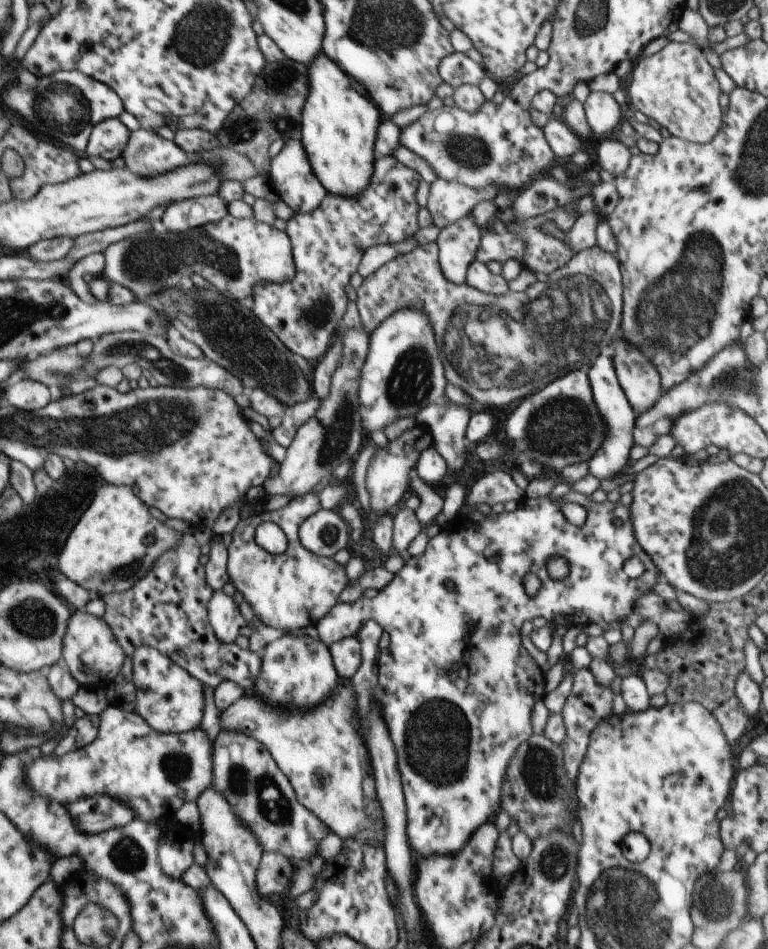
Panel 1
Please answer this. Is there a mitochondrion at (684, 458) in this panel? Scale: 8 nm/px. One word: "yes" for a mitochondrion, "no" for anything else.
no

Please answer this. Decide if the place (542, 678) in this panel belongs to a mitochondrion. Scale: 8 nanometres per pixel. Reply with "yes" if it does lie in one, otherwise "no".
no

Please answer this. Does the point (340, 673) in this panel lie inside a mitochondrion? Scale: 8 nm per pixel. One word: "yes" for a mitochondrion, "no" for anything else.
no

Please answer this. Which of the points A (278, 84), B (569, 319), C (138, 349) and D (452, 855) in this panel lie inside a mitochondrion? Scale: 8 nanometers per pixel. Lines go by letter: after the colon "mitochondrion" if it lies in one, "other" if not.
A: mitochondrion
B: mitochondrion
C: mitochondrion
D: other

